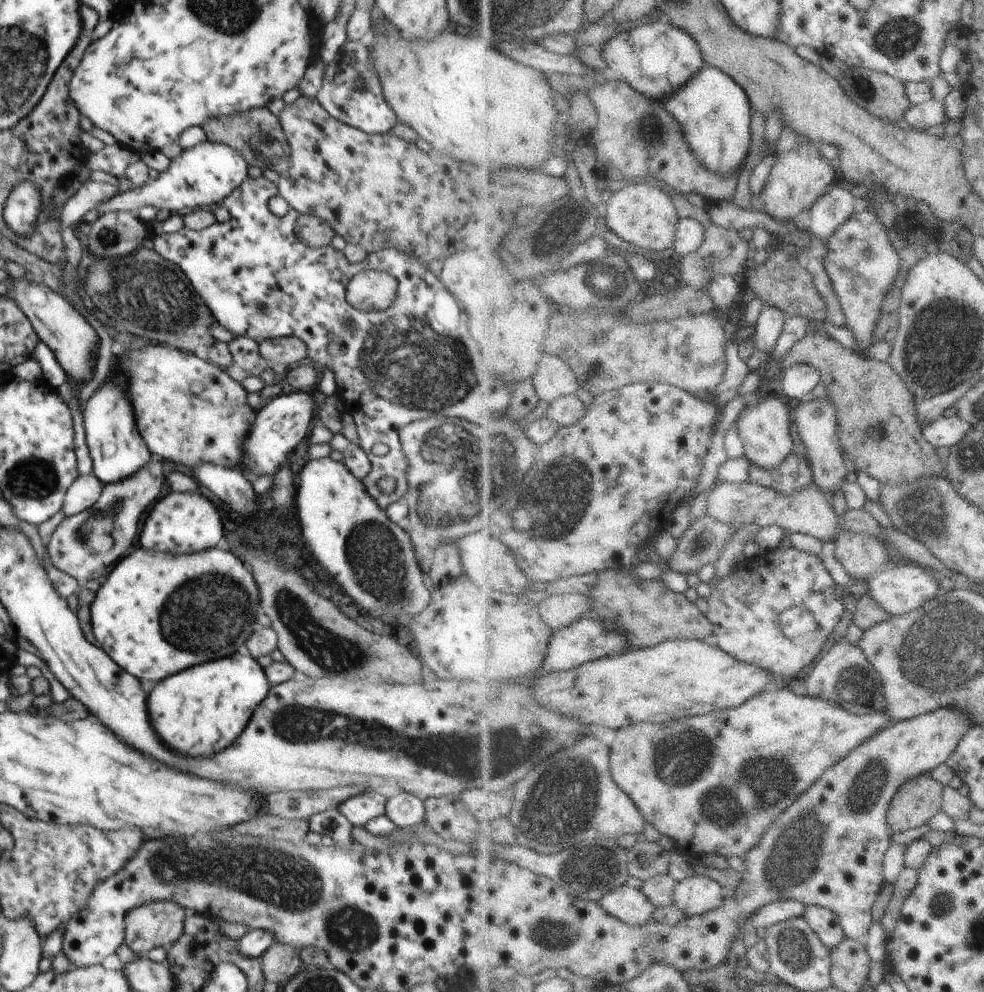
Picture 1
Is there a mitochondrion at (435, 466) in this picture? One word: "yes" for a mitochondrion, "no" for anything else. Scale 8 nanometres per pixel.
yes

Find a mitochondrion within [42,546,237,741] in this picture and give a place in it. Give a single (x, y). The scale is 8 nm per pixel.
(178, 612)

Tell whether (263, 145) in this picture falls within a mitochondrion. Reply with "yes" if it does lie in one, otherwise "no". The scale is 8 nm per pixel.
yes

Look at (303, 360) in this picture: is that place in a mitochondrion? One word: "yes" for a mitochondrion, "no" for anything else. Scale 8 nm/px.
no

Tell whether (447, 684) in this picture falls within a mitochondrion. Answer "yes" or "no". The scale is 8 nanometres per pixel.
no

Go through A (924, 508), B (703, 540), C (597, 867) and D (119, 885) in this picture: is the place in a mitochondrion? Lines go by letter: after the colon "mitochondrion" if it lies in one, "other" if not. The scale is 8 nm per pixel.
A: mitochondrion
B: mitochondrion
C: mitochondrion
D: other

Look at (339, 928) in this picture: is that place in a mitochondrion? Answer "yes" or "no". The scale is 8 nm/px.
yes

